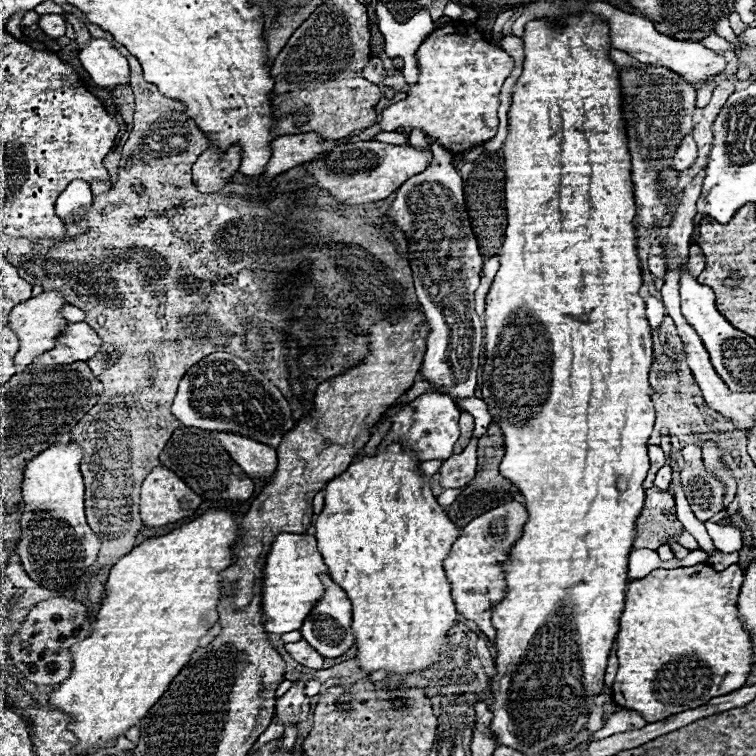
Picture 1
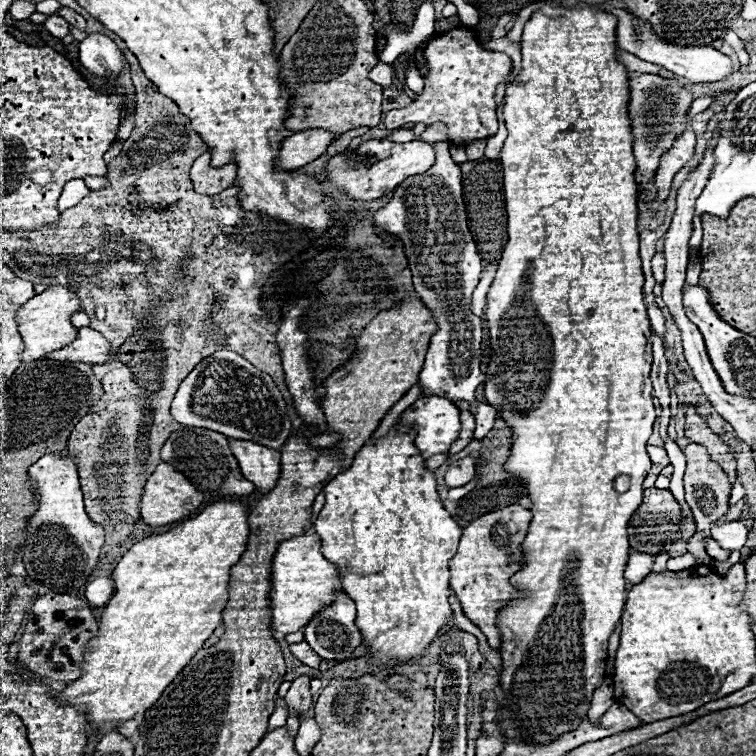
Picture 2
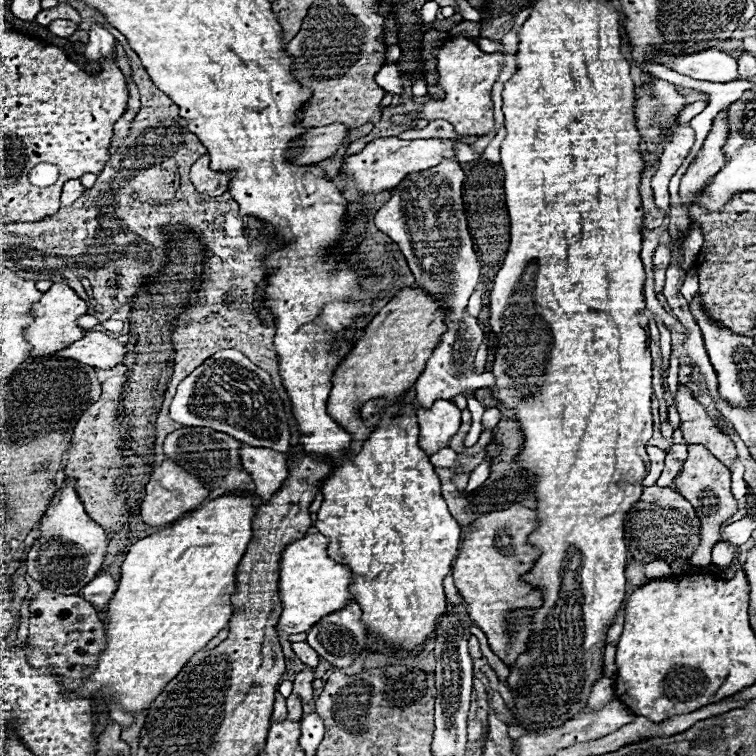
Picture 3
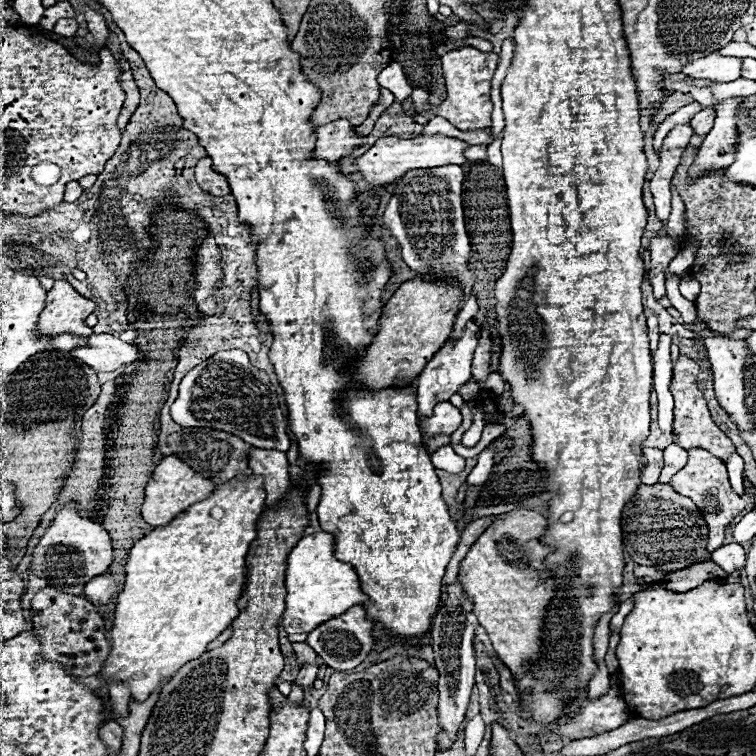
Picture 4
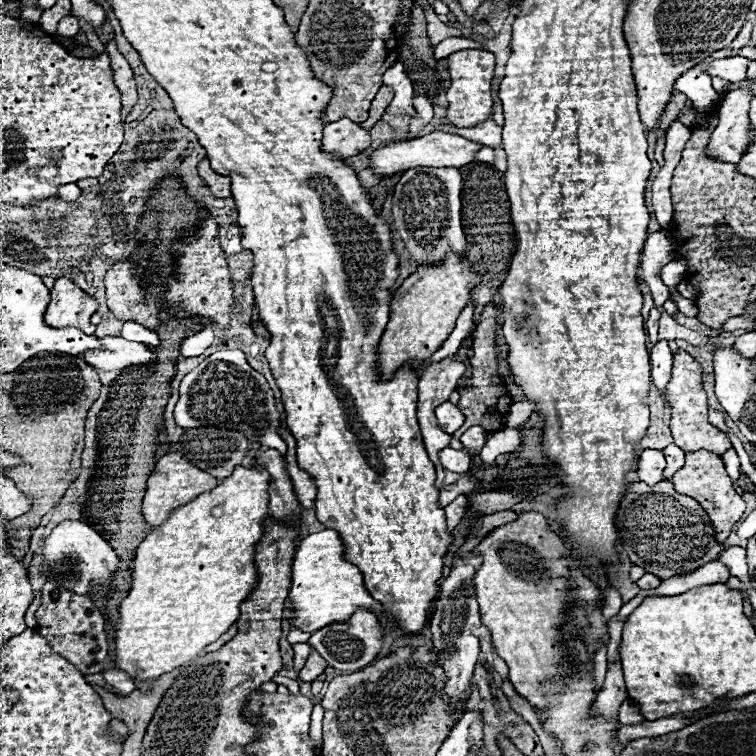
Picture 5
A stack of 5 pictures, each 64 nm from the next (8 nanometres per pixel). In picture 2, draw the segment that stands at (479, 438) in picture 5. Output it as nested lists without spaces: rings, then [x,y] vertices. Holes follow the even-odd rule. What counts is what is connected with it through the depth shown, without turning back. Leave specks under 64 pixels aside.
[[[444,142],[440,148],[436,148],[436,164],[430,170],[406,178],[394,190],[392,200],[384,208],[376,210],[374,222],[382,230],[402,240],[406,258],[410,260],[416,294],[438,320],[438,332],[432,336],[418,380],[422,396],[468,400],[472,404],[472,414],[476,414],[474,392],[486,380],[486,376],[480,372],[478,362],[482,320],[470,312],[470,296],[480,282],[482,260],[468,230],[462,200],[462,172],[450,158],[446,146],[448,144]]]

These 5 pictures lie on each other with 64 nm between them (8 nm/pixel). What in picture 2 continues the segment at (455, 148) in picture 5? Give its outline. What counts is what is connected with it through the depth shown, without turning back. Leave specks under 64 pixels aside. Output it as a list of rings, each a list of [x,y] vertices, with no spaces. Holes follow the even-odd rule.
[[[368,140],[362,142],[356,150],[346,150],[342,154],[336,154],[328,166],[326,166],[326,180],[338,188],[344,190],[350,198],[356,200],[376,200],[384,194],[392,192],[400,182],[404,182],[412,174],[420,174],[428,168],[432,168],[436,160],[434,144],[424,140],[412,140],[406,144],[392,142],[392,140]]]

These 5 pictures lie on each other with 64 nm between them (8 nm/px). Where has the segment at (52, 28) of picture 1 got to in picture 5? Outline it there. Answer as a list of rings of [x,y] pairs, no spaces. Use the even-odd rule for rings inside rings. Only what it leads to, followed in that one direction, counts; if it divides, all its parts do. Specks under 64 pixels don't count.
[[[64,16],[64,18],[58,22],[58,34],[64,36],[64,38],[76,36],[78,28],[80,28],[80,26],[78,26],[78,18],[74,18],[74,16]]]

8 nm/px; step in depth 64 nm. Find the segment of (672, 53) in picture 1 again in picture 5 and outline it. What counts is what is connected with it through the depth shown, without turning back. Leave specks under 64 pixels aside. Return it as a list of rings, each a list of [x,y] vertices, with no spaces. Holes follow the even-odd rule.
[[[732,56],[732,58],[714,60],[708,66],[708,74],[710,76],[720,76],[720,78],[730,80],[730,82],[742,82],[742,80],[746,80],[746,70],[748,70],[750,62],[752,60],[744,58],[744,56]]]

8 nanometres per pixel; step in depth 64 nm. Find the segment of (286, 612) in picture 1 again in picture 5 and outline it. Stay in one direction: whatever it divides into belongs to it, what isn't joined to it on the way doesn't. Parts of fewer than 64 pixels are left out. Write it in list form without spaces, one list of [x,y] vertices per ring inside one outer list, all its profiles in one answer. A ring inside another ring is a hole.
[[[322,530],[306,536],[292,562],[292,588],[290,602],[296,618],[292,624],[304,632],[316,632],[332,622],[346,622],[360,608],[370,612],[384,612],[362,584],[362,572],[344,558],[344,544],[336,530]]]

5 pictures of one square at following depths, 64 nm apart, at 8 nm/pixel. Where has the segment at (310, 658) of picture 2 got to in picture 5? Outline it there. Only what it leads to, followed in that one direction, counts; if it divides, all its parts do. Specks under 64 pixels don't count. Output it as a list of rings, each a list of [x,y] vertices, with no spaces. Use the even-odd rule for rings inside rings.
[[[294,644],[292,648],[294,648],[294,670],[300,672],[312,650],[310,650],[310,644]]]

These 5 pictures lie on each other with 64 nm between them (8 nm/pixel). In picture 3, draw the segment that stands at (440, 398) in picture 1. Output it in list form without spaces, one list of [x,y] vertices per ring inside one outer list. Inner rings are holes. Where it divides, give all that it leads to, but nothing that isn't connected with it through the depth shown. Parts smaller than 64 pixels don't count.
[[[436,400],[430,410],[416,408],[416,418],[420,424],[420,448],[428,456],[448,446],[460,428],[460,410],[450,400]]]

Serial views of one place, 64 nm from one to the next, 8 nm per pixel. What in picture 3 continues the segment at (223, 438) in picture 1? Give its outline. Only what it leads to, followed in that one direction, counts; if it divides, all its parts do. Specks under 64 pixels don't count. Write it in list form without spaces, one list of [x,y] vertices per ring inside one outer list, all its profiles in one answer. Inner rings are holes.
[[[242,446],[240,458],[244,462],[244,470],[252,476],[256,484],[256,494],[264,502],[268,502],[288,478],[288,456],[284,452],[268,448]]]

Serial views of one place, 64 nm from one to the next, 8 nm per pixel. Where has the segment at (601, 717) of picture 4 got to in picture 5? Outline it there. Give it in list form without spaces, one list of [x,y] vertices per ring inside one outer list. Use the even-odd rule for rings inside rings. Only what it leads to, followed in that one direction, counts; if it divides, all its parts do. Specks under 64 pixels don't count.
[[[618,658],[616,662],[610,662],[608,664],[606,680],[604,680],[602,690],[598,692],[598,698],[596,698],[594,706],[592,706],[592,712],[594,714],[600,714],[600,716],[616,718],[618,716],[618,708],[620,708],[620,704],[626,698],[628,698],[626,680],[624,680],[624,674],[622,674],[620,658]]]

